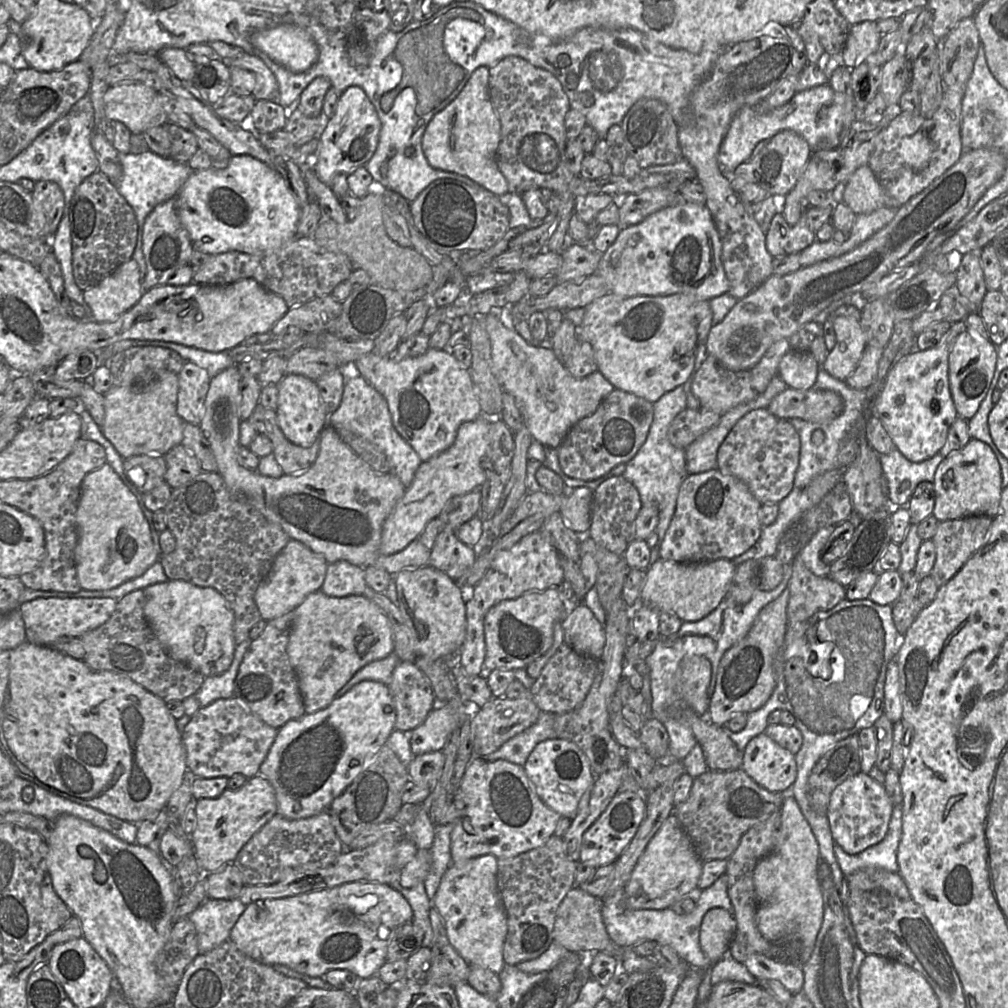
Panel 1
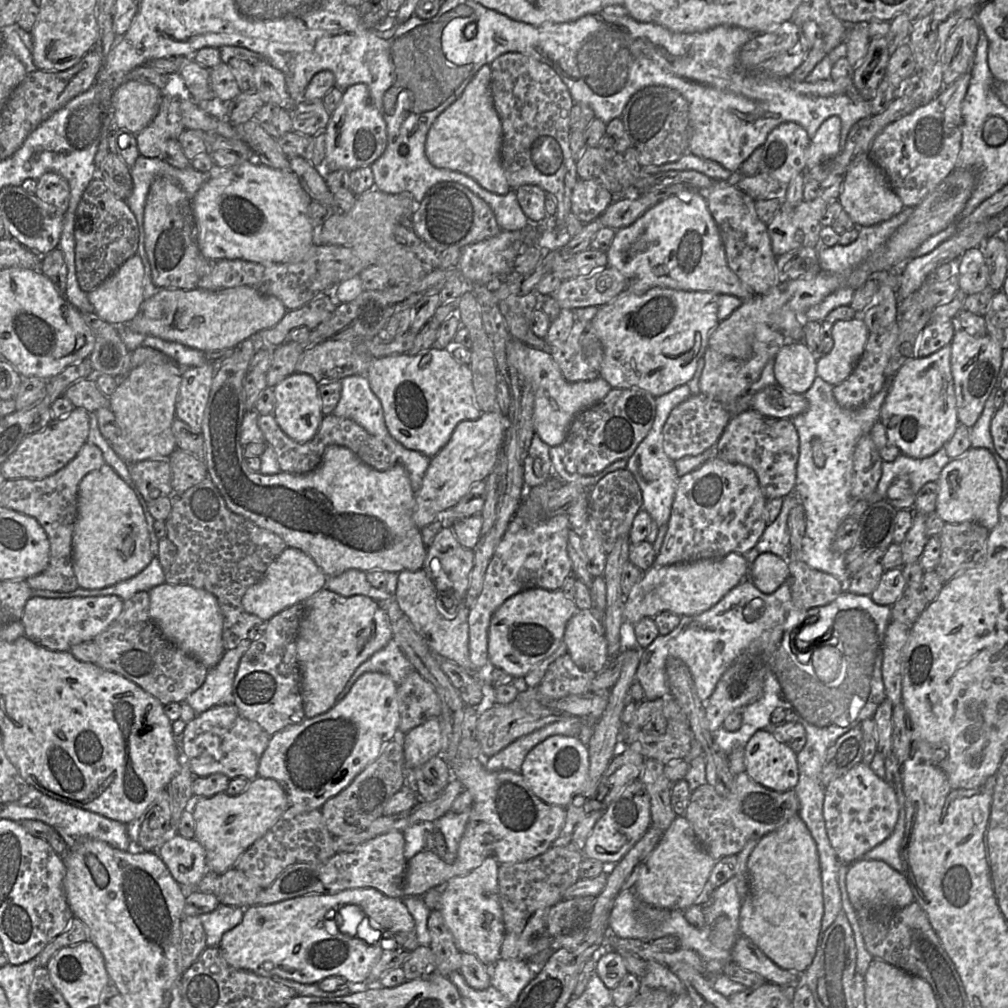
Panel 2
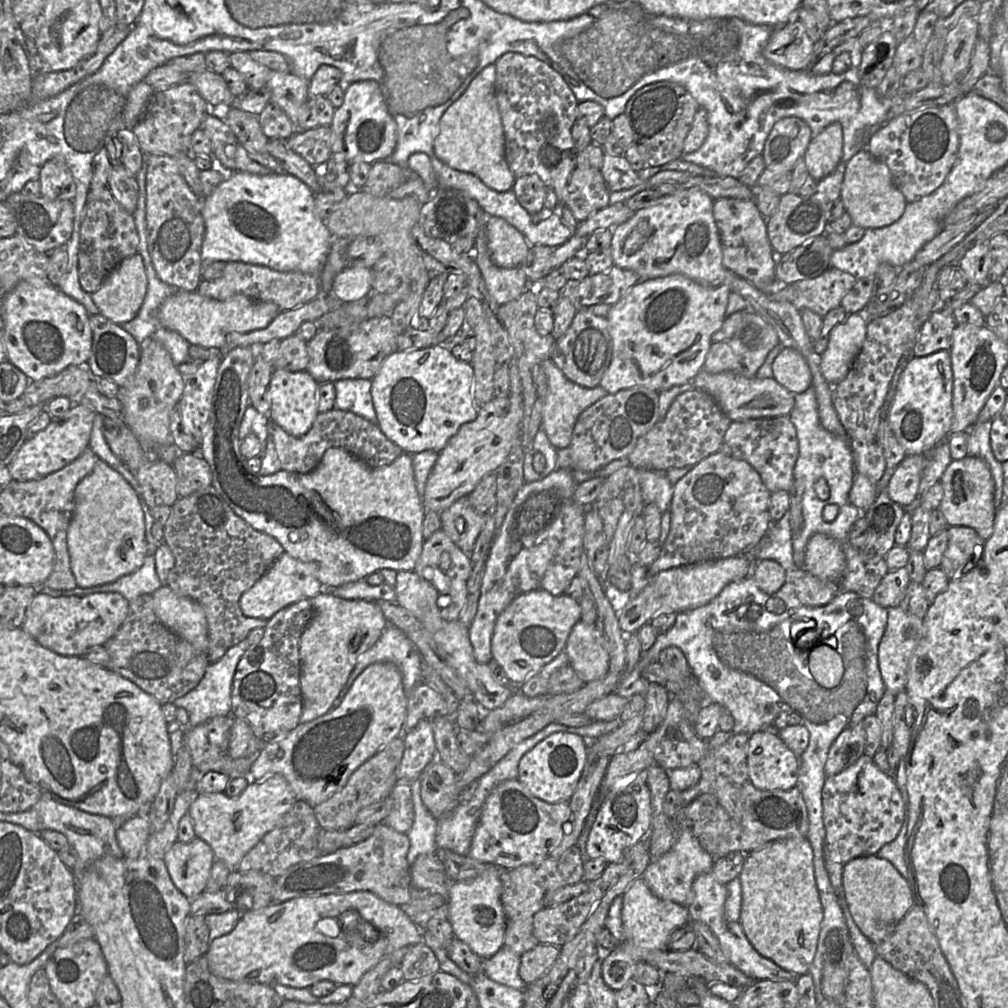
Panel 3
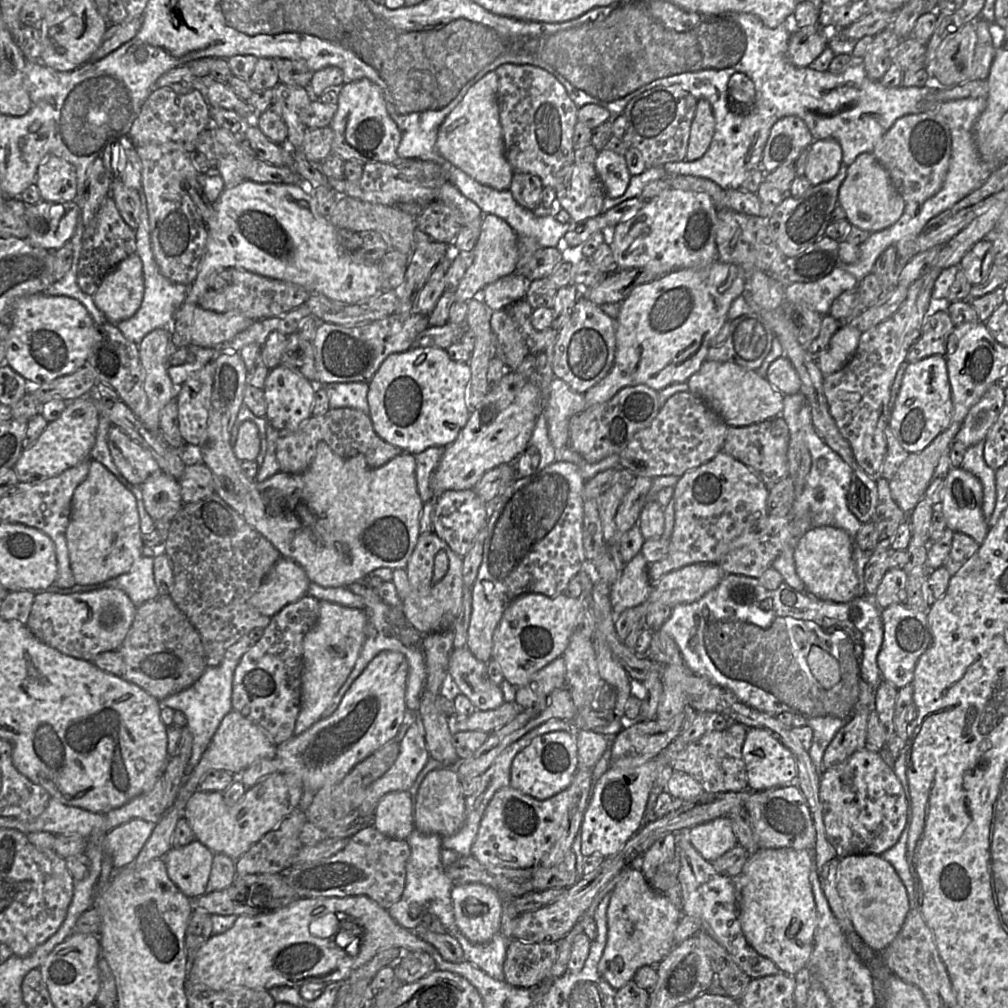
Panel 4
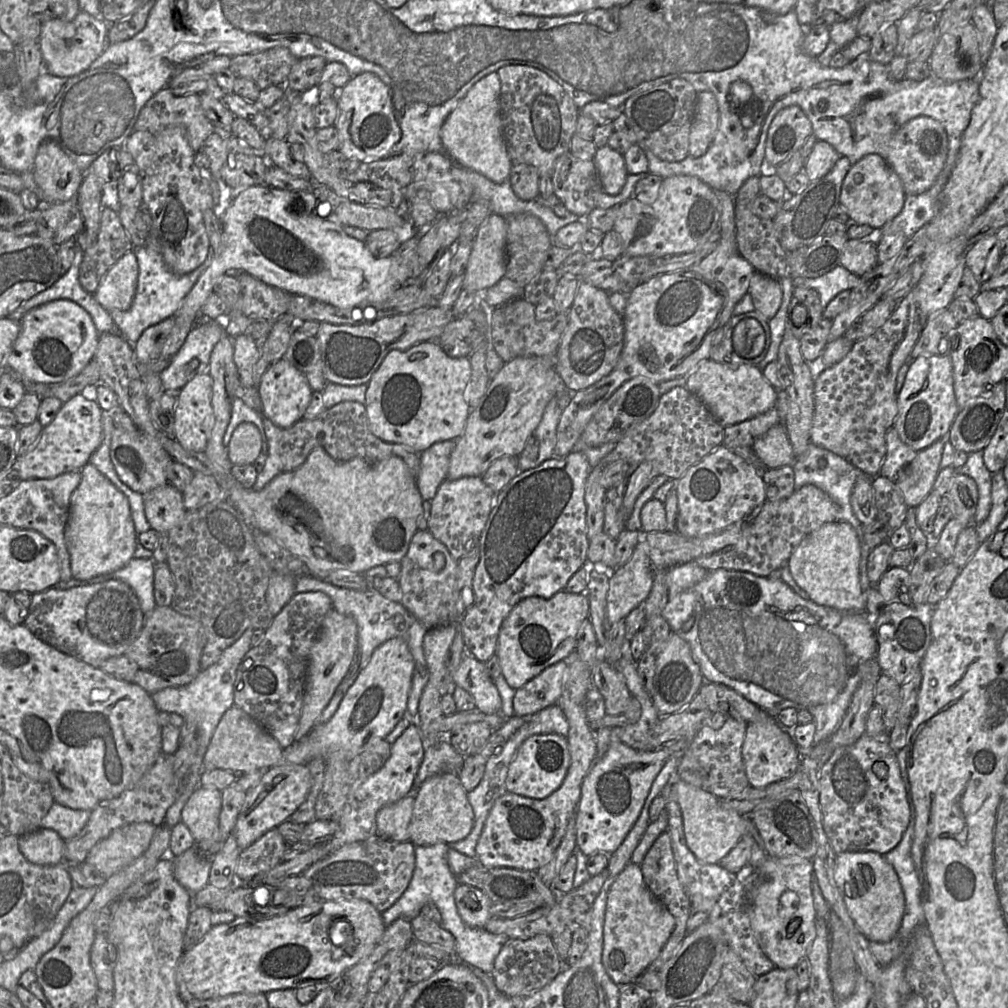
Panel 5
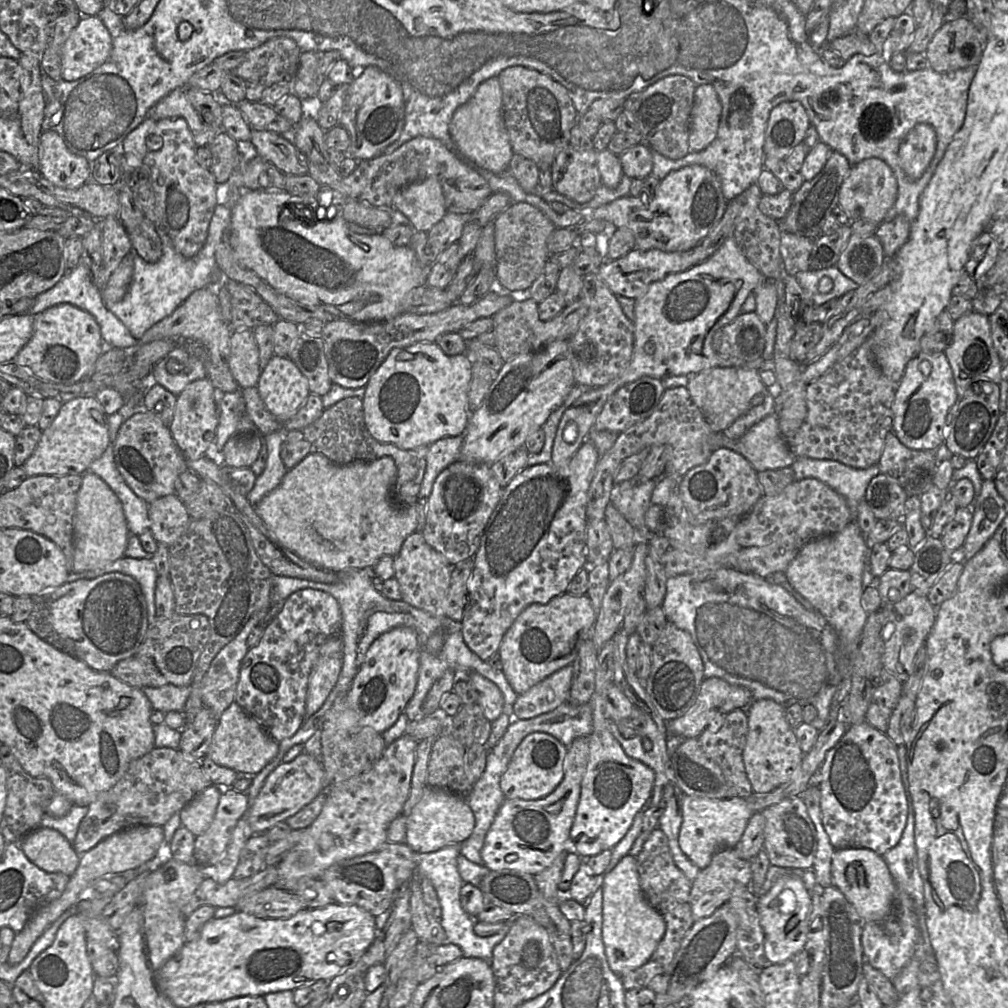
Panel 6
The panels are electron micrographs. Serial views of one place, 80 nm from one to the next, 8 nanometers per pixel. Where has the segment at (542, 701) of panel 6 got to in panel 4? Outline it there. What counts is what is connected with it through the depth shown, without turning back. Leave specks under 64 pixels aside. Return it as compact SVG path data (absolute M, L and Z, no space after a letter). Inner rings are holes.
M560 656L532 675L525 685L516 687L515 704L525 710L543 701L551 692L565 686L565 673L565 660Z

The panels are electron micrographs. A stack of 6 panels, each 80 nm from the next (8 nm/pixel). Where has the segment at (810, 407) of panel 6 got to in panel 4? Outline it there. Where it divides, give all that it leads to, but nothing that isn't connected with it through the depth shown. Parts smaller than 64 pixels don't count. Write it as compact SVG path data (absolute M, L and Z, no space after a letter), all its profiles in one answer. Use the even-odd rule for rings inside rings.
M939 274L923 275L909 286L907 298L891 317L863 332L851 360L838 372L824 377L829 410L849 442L859 466L874 480L882 477L887 445L885 429L891 417L891 387L900 365L921 335L923 324L936 306L932 291Z

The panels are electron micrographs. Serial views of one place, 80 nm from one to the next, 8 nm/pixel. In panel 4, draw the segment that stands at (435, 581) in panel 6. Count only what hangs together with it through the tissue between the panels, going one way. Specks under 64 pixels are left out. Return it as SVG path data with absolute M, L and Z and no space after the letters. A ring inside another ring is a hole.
M434 532L420 534L405 570L410 584L410 593L401 601L402 611L409 622L422 635L453 629L463 601L463 559ZM440 550L447 554L449 567L437 583L432 583L434 557Z

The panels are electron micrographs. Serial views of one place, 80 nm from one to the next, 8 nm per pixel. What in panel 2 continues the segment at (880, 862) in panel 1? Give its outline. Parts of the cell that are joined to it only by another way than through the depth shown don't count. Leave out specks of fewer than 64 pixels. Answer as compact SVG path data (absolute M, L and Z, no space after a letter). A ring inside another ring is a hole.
M902 782L898 784L895 792L898 803L898 819L893 832L882 843L868 851L861 859L881 860L896 871L904 873L903 861L901 860L901 844L905 834L906 815Z

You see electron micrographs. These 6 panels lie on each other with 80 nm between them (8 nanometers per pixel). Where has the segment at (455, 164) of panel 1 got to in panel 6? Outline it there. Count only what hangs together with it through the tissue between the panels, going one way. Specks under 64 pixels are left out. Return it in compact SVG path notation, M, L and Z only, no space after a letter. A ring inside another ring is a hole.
M497 77L482 82L473 96L455 110L449 124L449 134L458 151L479 167L495 174L509 168L513 150L504 122L502 90Z

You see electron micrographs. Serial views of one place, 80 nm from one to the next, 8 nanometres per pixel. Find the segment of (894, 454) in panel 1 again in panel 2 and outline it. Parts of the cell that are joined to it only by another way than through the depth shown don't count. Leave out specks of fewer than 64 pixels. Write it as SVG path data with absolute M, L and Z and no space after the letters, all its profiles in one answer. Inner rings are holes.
M943 446L935 454L926 458L912 458L900 454L894 461L882 463L882 475L872 498L868 502L874 503L885 499L897 510L913 510L918 491L928 482L936 482L942 469L951 459ZM899 475L907 475L911 485L911 493L897 500L887 499L887 490Z

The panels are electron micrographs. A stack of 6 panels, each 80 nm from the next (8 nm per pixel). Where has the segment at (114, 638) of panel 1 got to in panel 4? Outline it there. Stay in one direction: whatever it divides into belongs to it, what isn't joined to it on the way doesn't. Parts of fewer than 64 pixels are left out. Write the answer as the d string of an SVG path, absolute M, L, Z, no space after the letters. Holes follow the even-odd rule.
M158 598L148 600L136 608L133 623L117 651L125 663L122 678L138 685L159 701L190 687L207 668L205 652L198 631L182 611L169 615Z

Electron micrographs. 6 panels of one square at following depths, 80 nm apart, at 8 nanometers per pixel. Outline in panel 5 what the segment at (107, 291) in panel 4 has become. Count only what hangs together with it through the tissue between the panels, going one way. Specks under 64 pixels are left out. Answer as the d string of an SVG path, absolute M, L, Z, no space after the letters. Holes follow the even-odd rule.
M133 250L125 253L102 278L94 297L106 310L127 310L135 295L139 266Z

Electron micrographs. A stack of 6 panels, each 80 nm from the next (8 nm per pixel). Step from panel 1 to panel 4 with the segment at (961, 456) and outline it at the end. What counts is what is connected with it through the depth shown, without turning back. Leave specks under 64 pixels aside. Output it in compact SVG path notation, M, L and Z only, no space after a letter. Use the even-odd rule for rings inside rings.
M961 466L951 467L940 502L947 527L971 536L980 545L990 528L982 505L983 486L979 478Z

